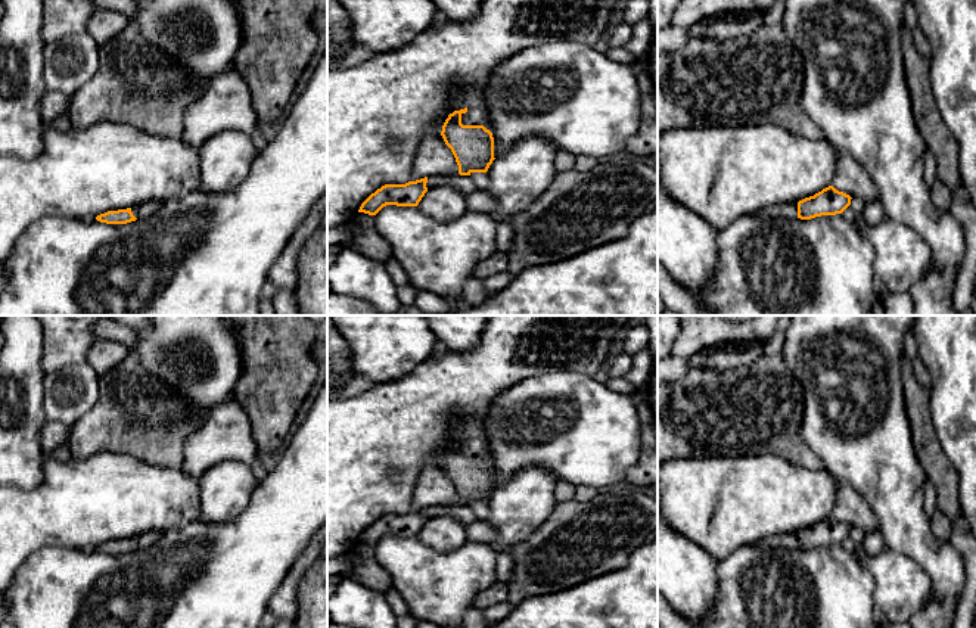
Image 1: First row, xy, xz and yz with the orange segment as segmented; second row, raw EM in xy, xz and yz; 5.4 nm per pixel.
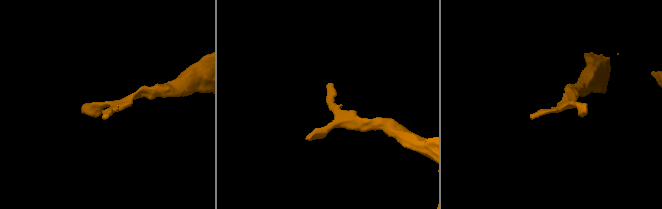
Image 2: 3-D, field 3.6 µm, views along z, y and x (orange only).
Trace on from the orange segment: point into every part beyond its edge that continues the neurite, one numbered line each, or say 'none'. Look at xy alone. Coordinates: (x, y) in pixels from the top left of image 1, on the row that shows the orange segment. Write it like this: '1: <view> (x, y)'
1: xy (148, 208)

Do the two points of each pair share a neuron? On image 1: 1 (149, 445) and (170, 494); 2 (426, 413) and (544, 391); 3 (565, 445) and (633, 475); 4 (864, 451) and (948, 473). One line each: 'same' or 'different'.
1: different
2: different
3: different
4: different

